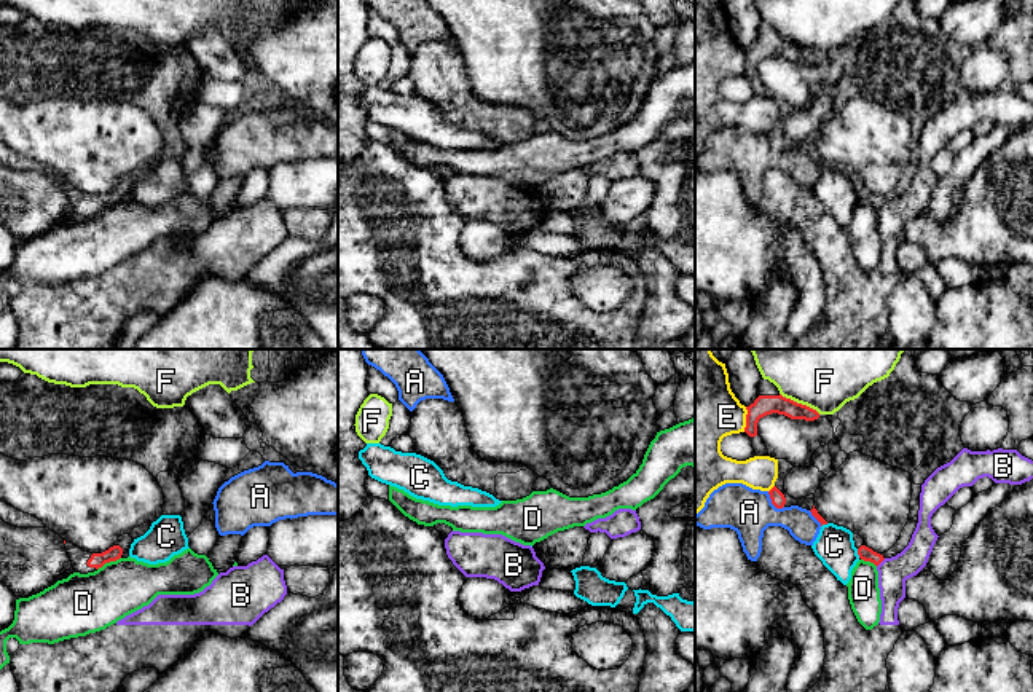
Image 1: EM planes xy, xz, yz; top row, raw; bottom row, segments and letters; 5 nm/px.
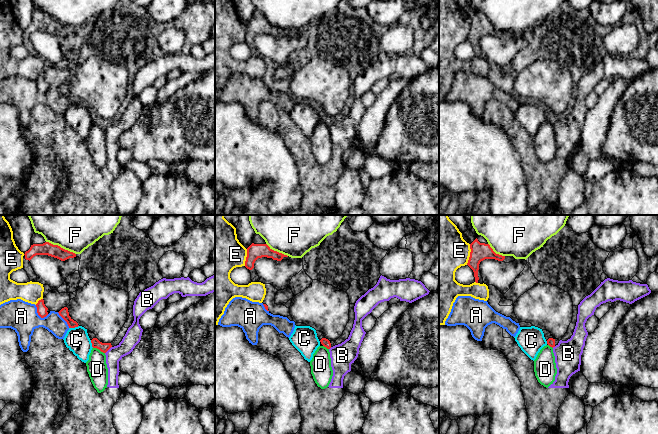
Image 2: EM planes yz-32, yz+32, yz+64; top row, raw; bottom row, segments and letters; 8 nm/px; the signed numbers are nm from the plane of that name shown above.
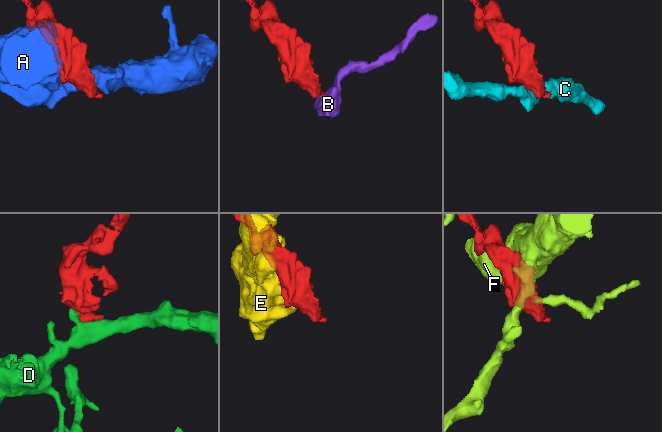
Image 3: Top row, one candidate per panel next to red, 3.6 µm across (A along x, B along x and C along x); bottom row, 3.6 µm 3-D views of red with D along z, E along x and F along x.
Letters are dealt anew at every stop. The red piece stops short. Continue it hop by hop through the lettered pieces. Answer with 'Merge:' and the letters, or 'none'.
Merge: none

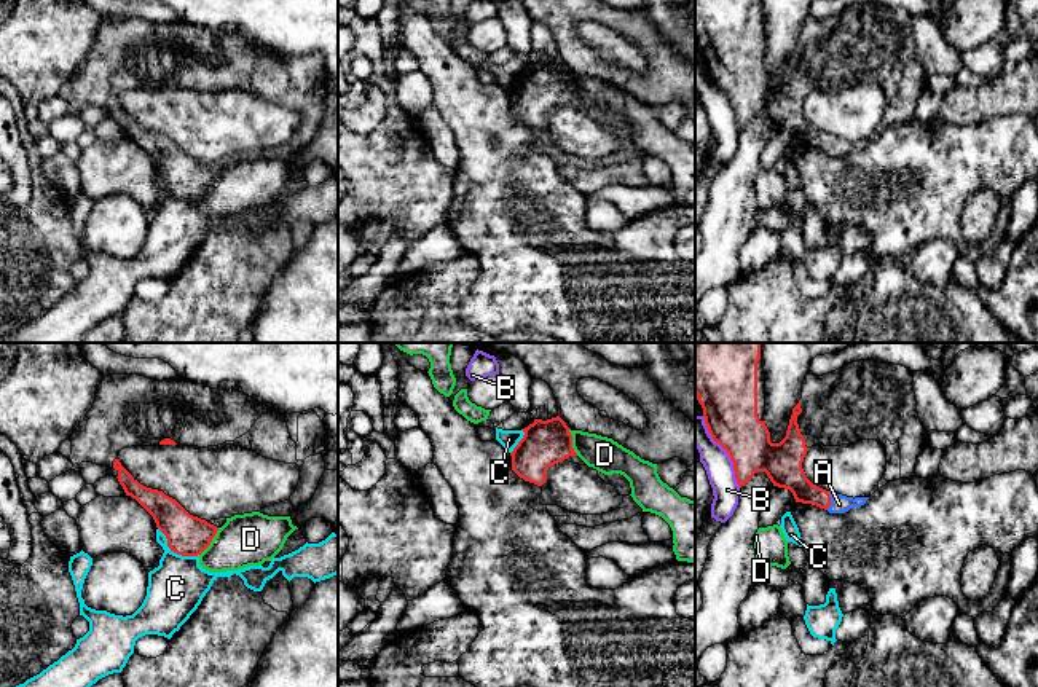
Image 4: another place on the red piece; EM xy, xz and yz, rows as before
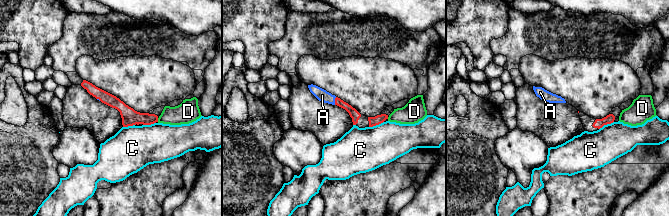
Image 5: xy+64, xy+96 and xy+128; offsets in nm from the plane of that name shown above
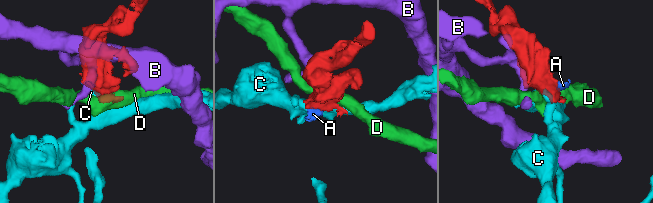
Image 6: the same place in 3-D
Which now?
Merge: A

